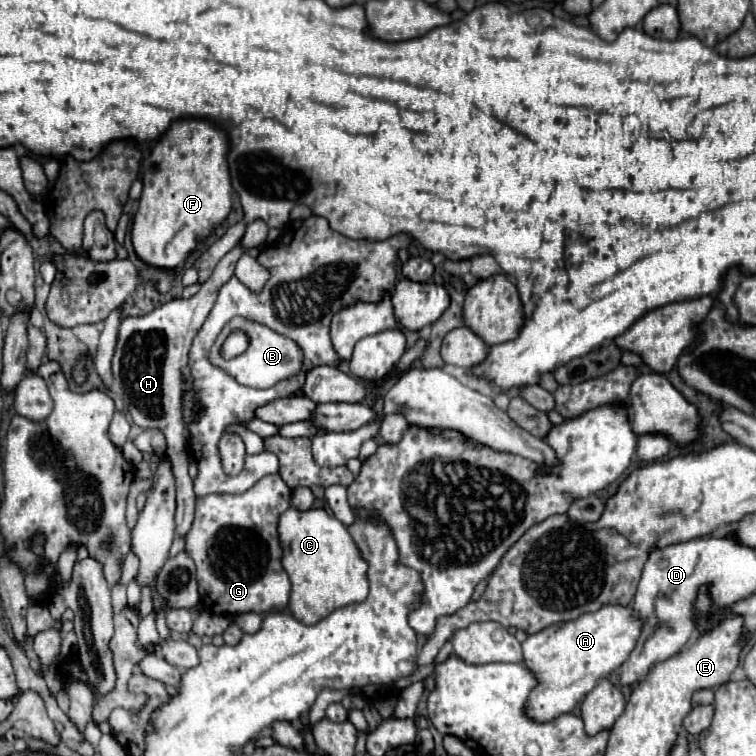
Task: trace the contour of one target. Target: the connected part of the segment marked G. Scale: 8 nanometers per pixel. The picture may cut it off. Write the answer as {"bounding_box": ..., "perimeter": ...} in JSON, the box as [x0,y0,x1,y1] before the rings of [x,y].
{"bounding_box":[185,475,291,615],"perimeter":[[[275,475],[263,477],[249,491],[241,495],[205,495],[197,497],[195,521],[185,537],[185,551],[197,565],[197,583],[203,605],[211,613],[239,615],[239,613],[273,613],[283,611],[289,603],[291,581],[281,565],[283,547],[277,533],[277,523],[283,511],[291,507],[291,489]]]}

